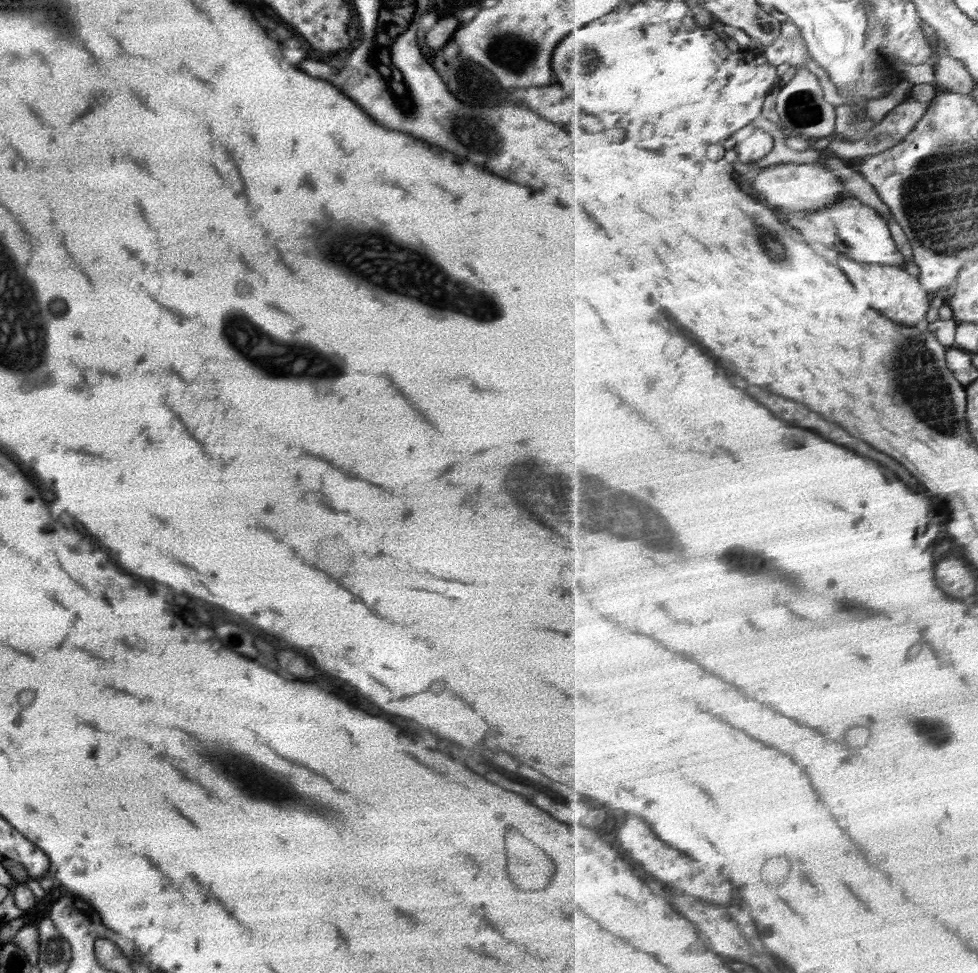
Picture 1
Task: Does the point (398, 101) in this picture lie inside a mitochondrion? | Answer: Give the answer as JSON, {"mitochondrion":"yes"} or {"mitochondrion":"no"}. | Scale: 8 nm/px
{"mitochondrion":"yes"}

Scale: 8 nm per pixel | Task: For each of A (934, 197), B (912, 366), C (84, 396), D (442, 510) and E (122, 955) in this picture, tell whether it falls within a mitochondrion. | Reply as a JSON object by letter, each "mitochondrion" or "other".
{"A":"mitochondrion","B":"mitochondrion","C":"other","D":"other","E":"other"}

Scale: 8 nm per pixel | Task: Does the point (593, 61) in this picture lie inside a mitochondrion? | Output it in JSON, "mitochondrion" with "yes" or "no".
{"mitochondrion":"yes"}

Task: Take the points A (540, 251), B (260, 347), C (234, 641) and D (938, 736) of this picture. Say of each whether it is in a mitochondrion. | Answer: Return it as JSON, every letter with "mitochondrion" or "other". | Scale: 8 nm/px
{"A":"other","B":"mitochondrion","C":"other","D":"mitochondrion"}

